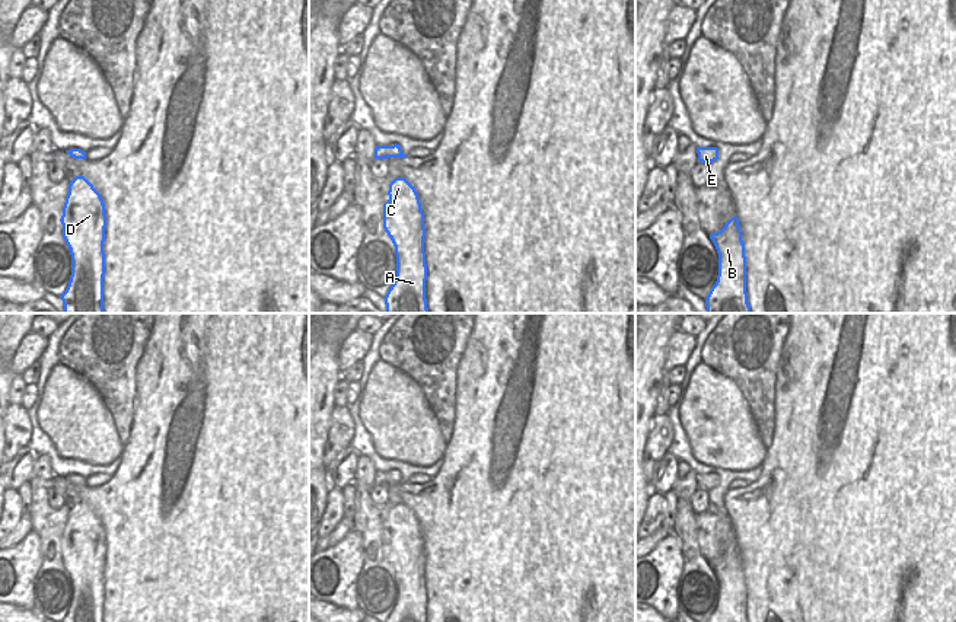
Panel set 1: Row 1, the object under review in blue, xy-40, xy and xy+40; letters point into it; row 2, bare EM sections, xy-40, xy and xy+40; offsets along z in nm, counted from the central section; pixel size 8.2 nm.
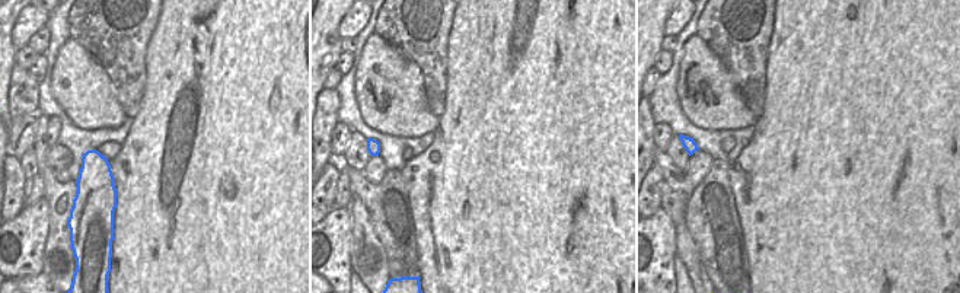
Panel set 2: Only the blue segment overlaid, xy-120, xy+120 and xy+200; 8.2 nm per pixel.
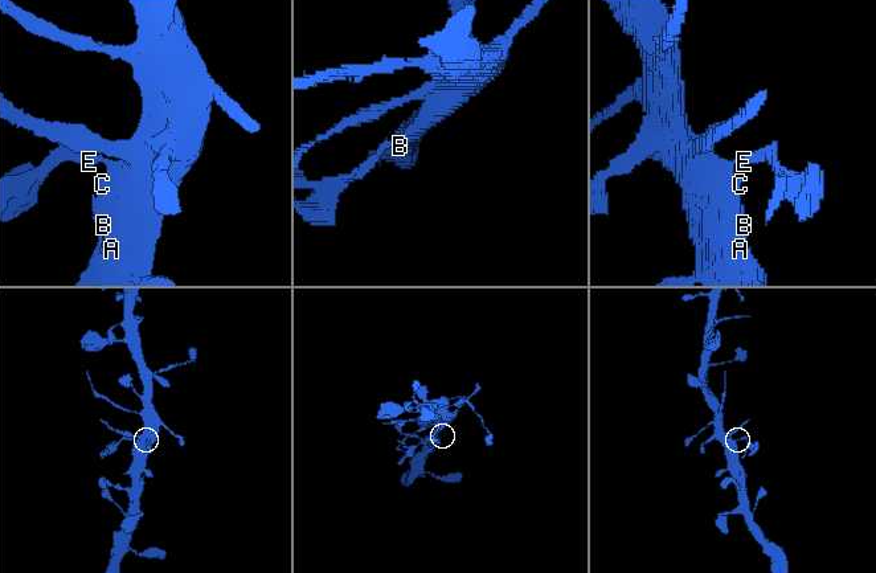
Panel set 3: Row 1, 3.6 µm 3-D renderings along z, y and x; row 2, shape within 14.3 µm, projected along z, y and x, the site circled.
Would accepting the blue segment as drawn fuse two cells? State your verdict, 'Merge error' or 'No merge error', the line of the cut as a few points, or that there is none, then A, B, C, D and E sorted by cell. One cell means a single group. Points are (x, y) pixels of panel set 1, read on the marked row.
Merge error. Split along xy (401, 152), (398, 156). Groups: A B C D / E.

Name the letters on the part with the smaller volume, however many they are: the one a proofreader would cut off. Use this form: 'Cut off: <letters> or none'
Cut off: E.

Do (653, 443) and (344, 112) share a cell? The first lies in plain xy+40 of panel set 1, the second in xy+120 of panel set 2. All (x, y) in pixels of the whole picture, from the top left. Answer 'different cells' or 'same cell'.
different cells

